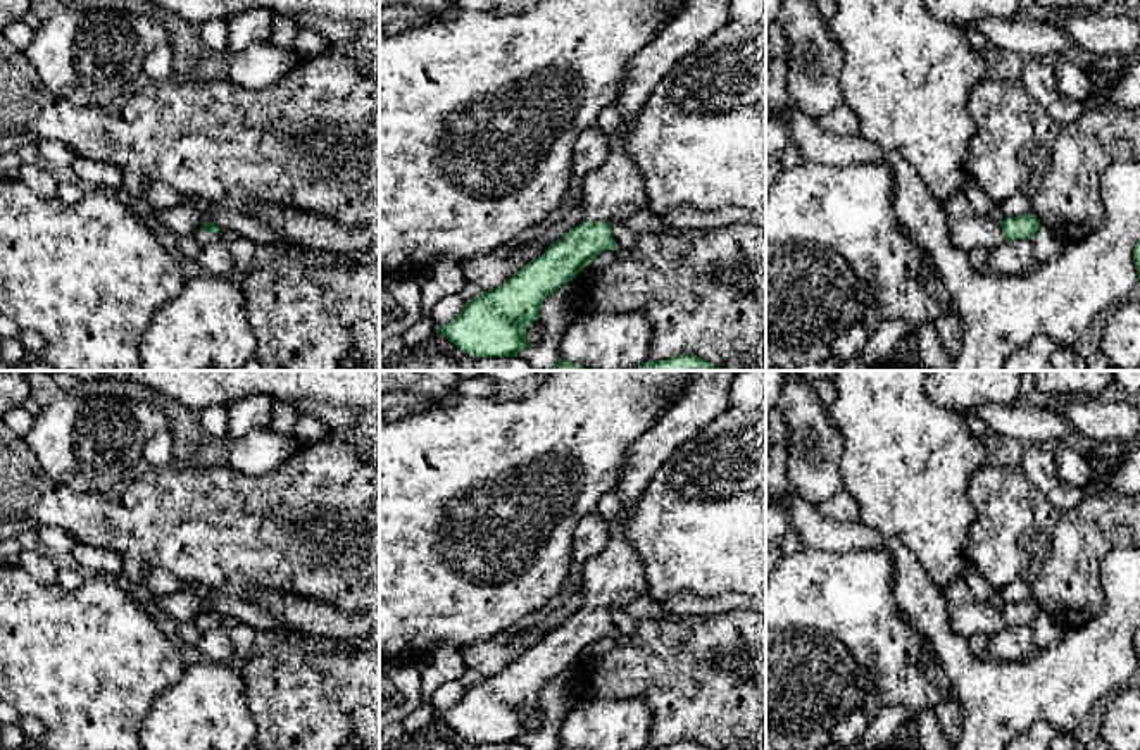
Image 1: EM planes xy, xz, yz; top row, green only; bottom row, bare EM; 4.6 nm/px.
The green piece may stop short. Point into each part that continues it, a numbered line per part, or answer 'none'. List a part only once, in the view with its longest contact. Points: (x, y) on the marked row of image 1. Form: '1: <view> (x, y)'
1: xy (204, 237)

